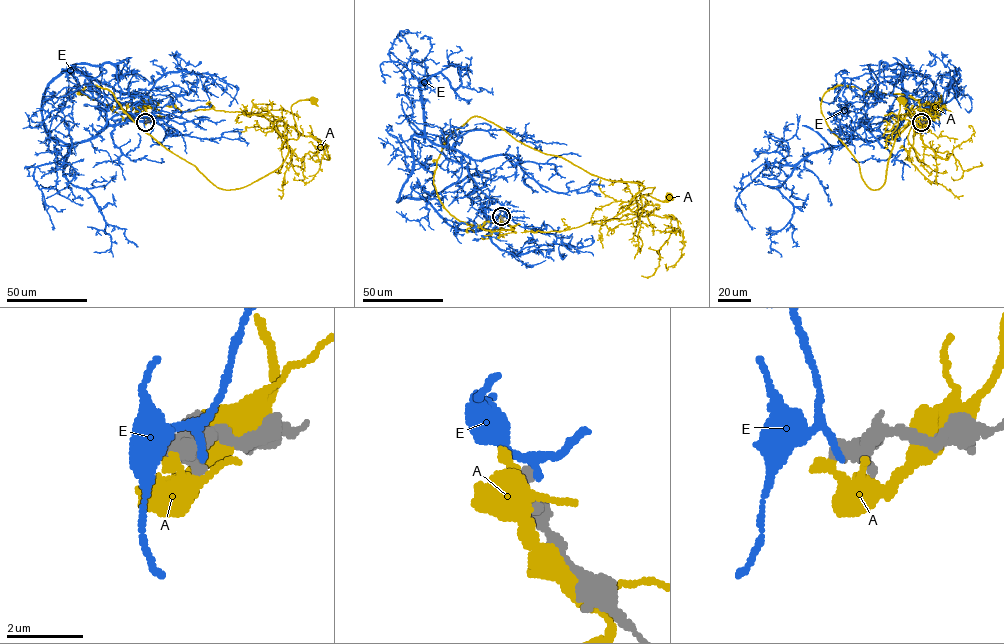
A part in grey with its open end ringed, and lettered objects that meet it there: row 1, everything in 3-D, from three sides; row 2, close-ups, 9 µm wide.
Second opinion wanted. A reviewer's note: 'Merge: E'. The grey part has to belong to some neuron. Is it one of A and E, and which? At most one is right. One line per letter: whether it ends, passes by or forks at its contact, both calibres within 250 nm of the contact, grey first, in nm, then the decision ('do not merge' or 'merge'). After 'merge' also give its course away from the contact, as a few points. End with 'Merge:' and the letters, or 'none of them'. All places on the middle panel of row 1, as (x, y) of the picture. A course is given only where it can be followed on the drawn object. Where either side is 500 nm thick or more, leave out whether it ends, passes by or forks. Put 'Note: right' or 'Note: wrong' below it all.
A: calibres 650 and 300 nm; do not merge
E: it passes by; calibres 320 and 190 nm; do not merge
Merge: none of them
Note: wrong

